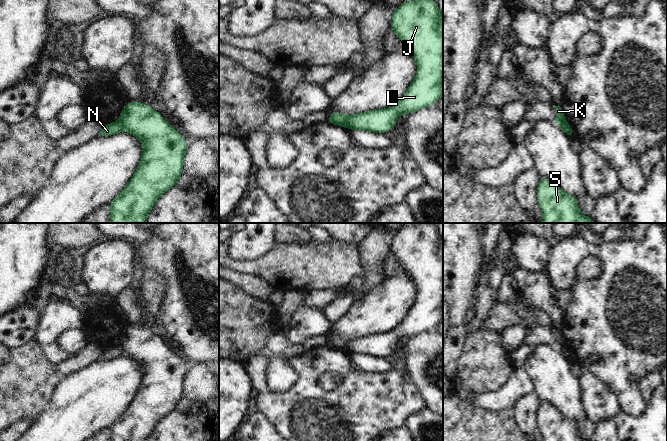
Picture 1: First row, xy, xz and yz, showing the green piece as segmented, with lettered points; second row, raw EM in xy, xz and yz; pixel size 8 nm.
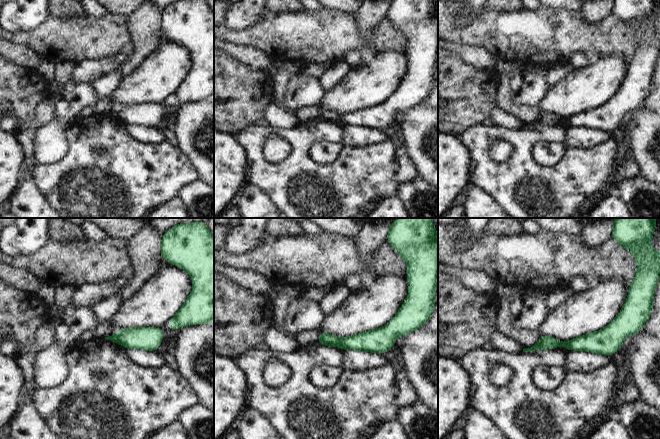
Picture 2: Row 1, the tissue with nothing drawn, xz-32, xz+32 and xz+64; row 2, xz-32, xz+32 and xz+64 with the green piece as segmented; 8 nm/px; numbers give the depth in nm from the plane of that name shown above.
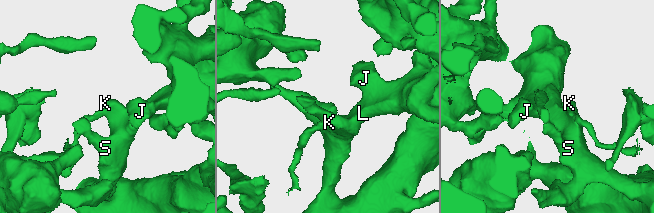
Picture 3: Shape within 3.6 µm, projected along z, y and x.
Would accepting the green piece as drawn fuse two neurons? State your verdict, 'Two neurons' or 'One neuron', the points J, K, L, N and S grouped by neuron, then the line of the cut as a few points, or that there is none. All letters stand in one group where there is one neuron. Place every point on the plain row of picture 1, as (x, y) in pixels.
Two neurons. Groups: J K L S / N. Split along xz (345, 340), (346, 349)

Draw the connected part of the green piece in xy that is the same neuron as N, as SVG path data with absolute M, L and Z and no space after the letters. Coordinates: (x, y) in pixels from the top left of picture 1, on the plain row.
M112 346L108 348L107 350L104 350L100 356L98 357L98 360L100 361L106 361L111 360L113 358L116 358L122 354L122 346Z

